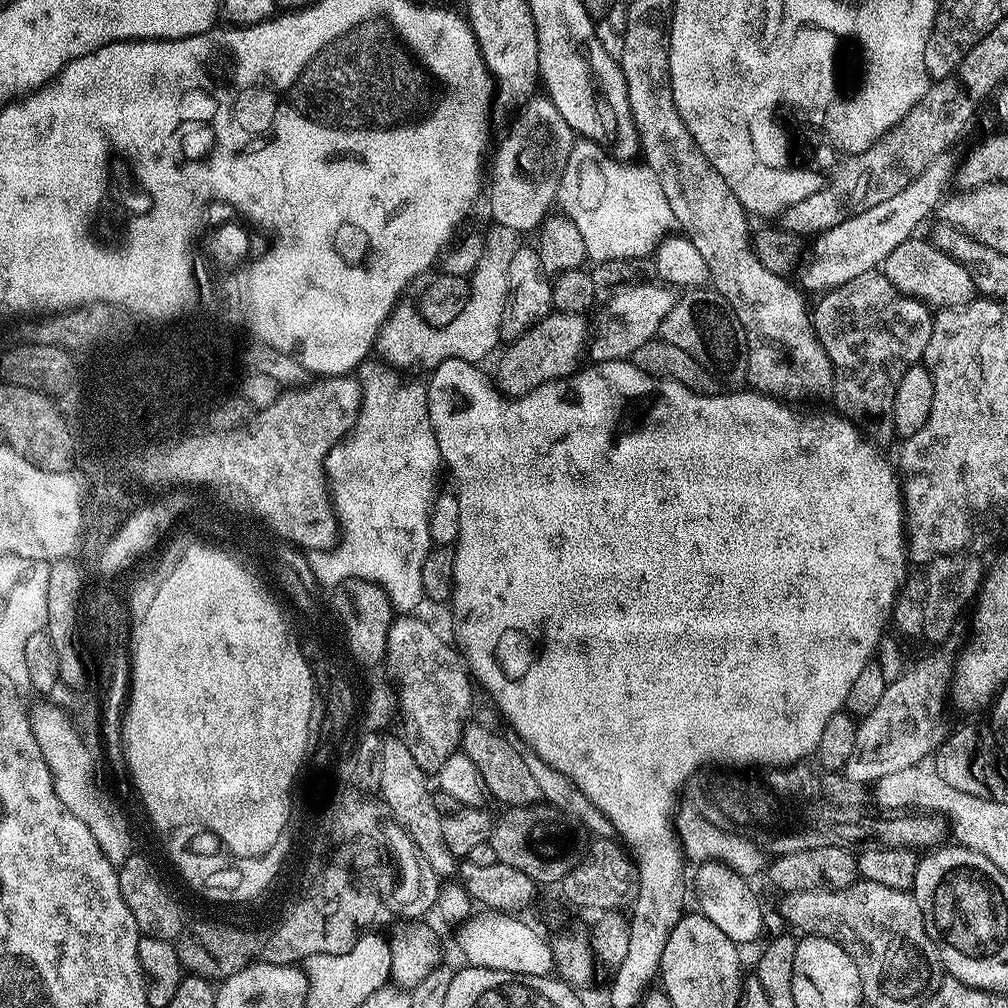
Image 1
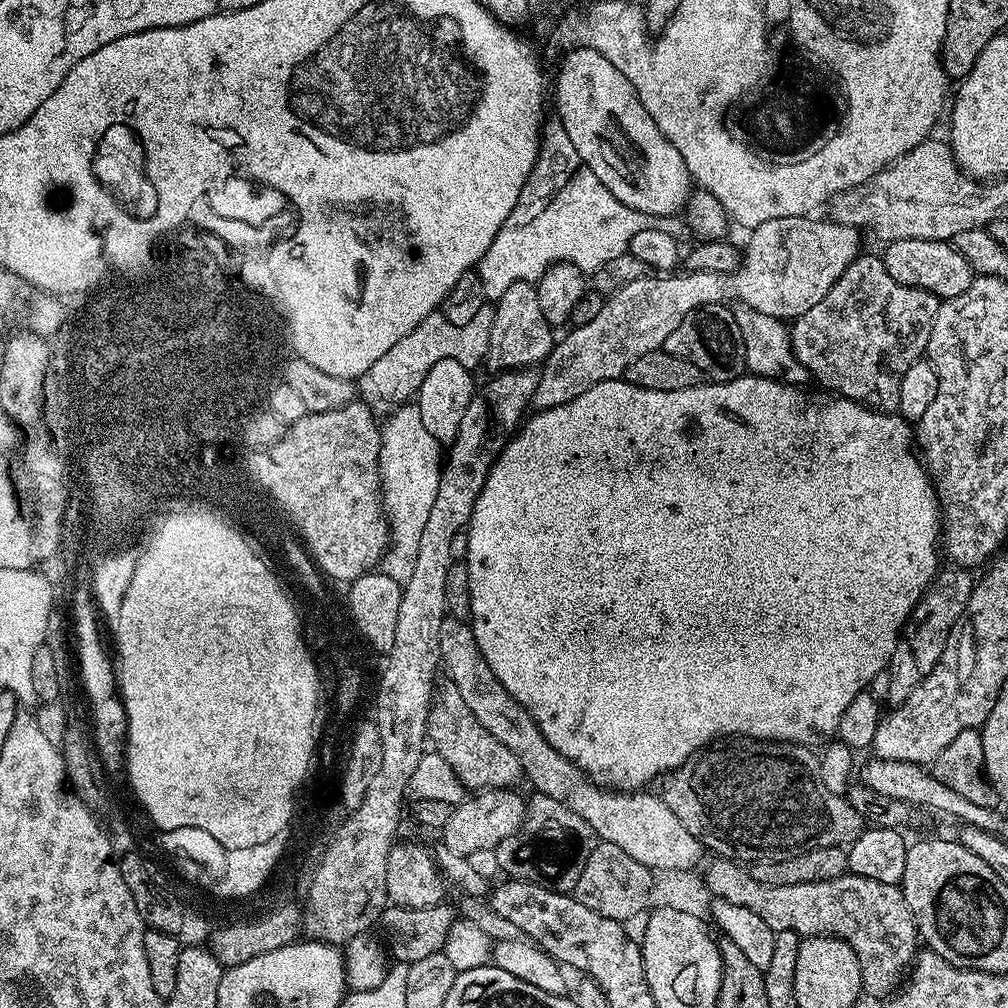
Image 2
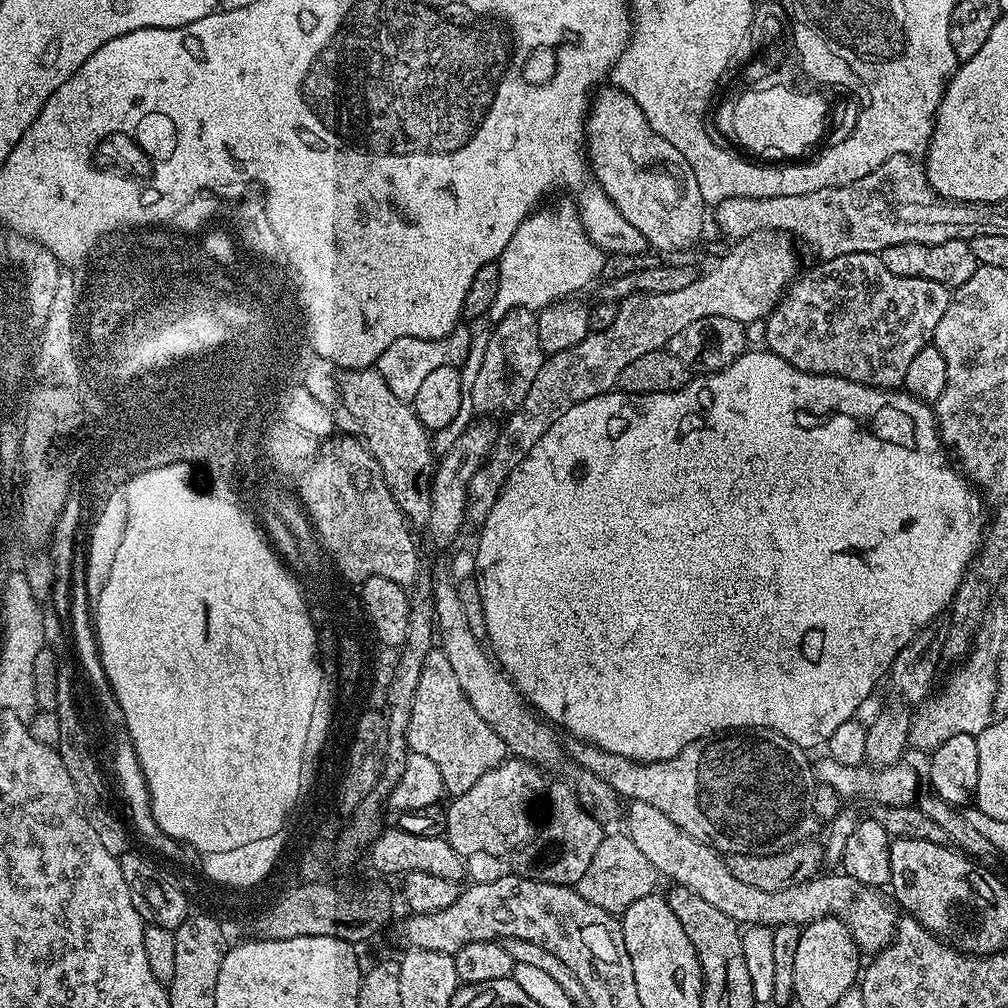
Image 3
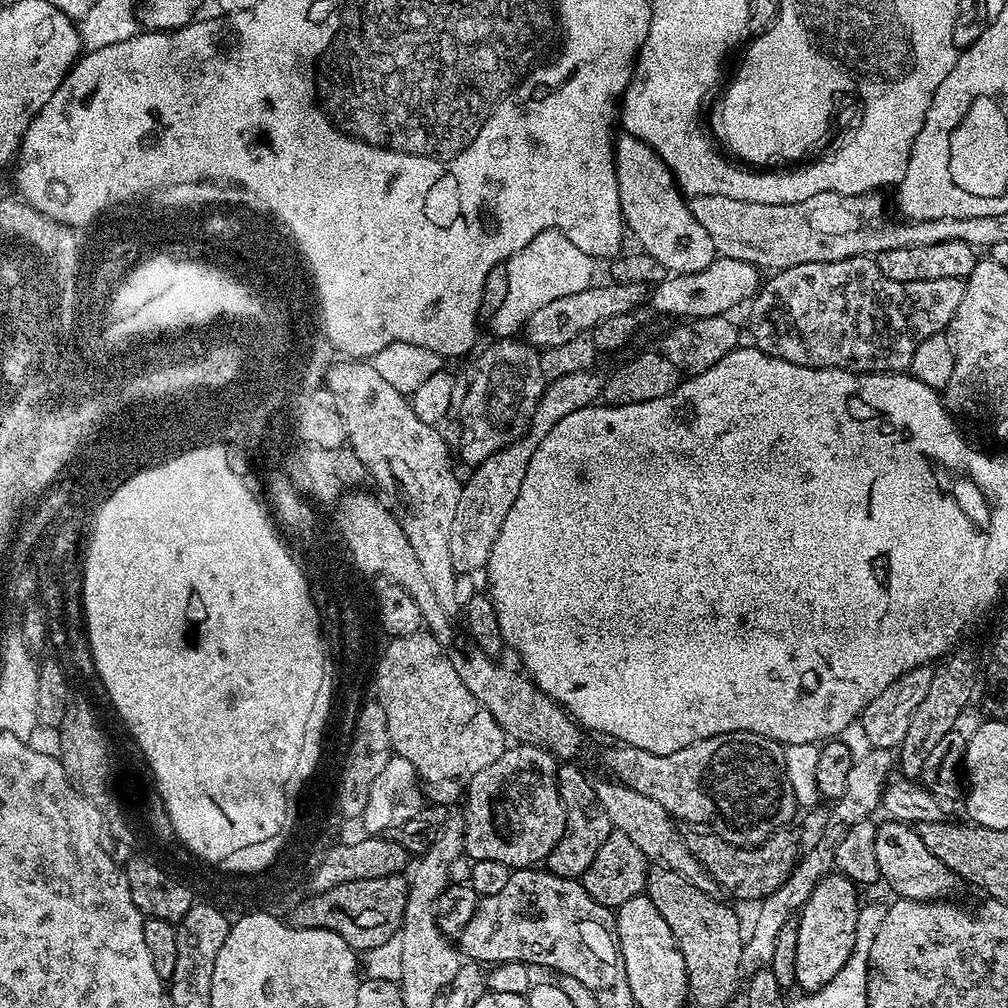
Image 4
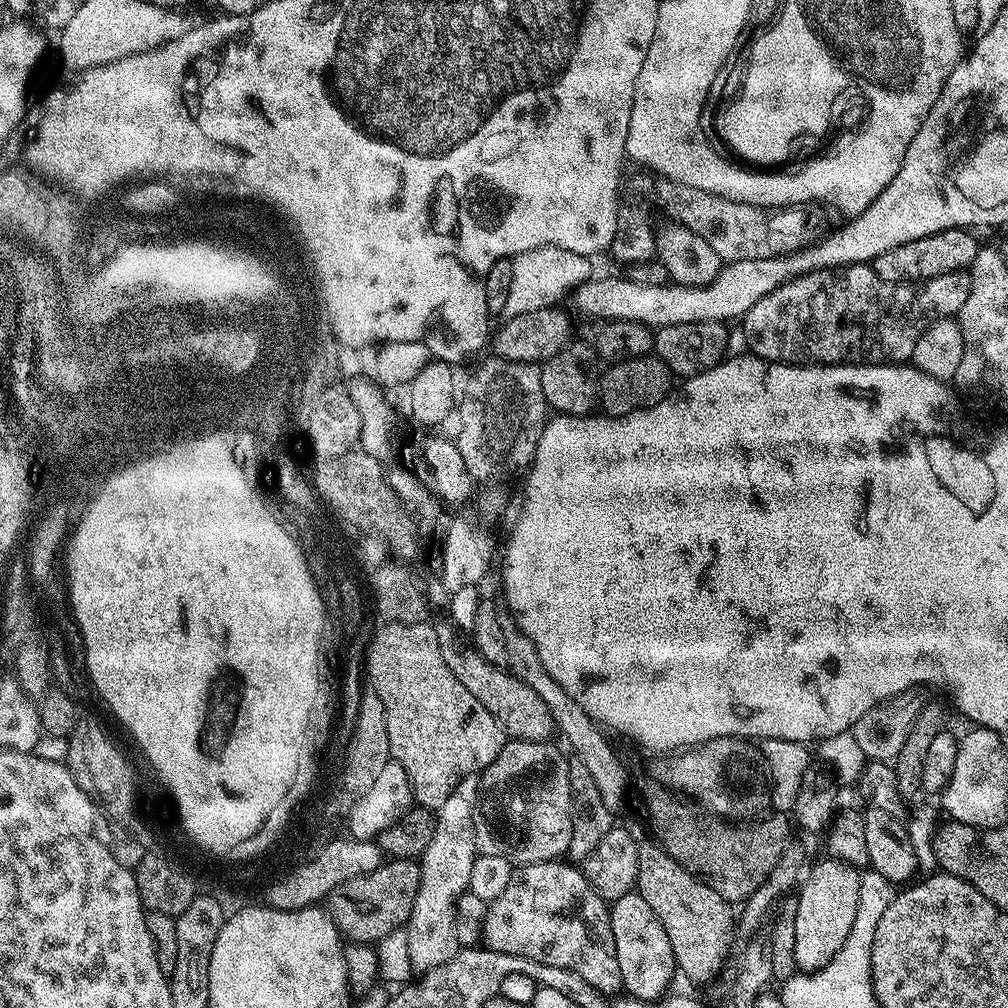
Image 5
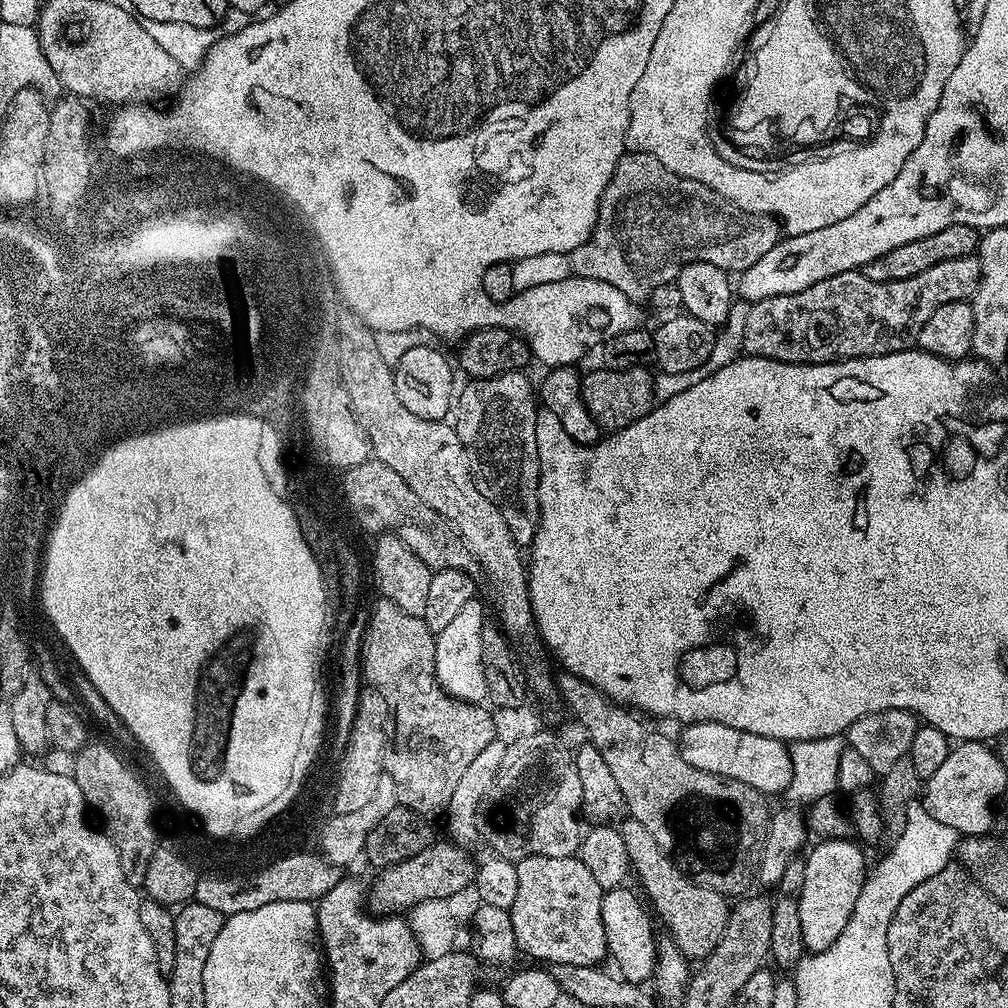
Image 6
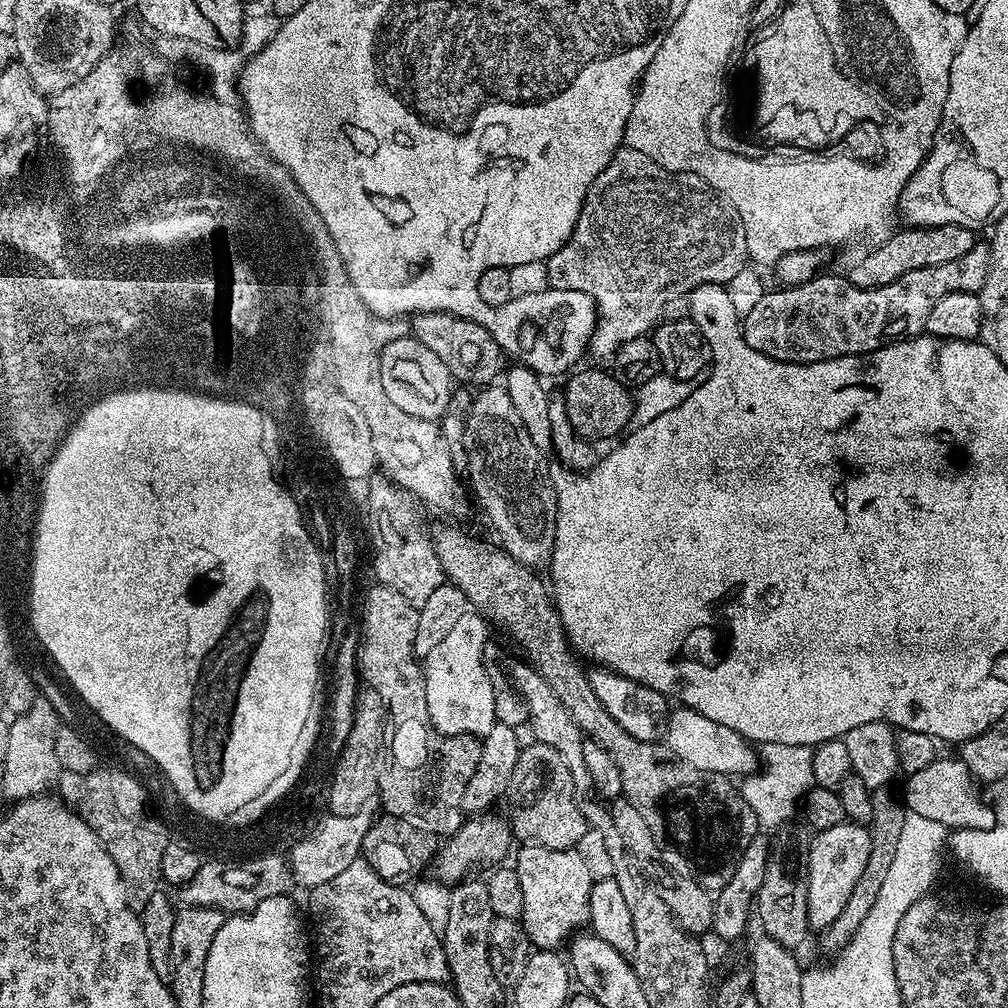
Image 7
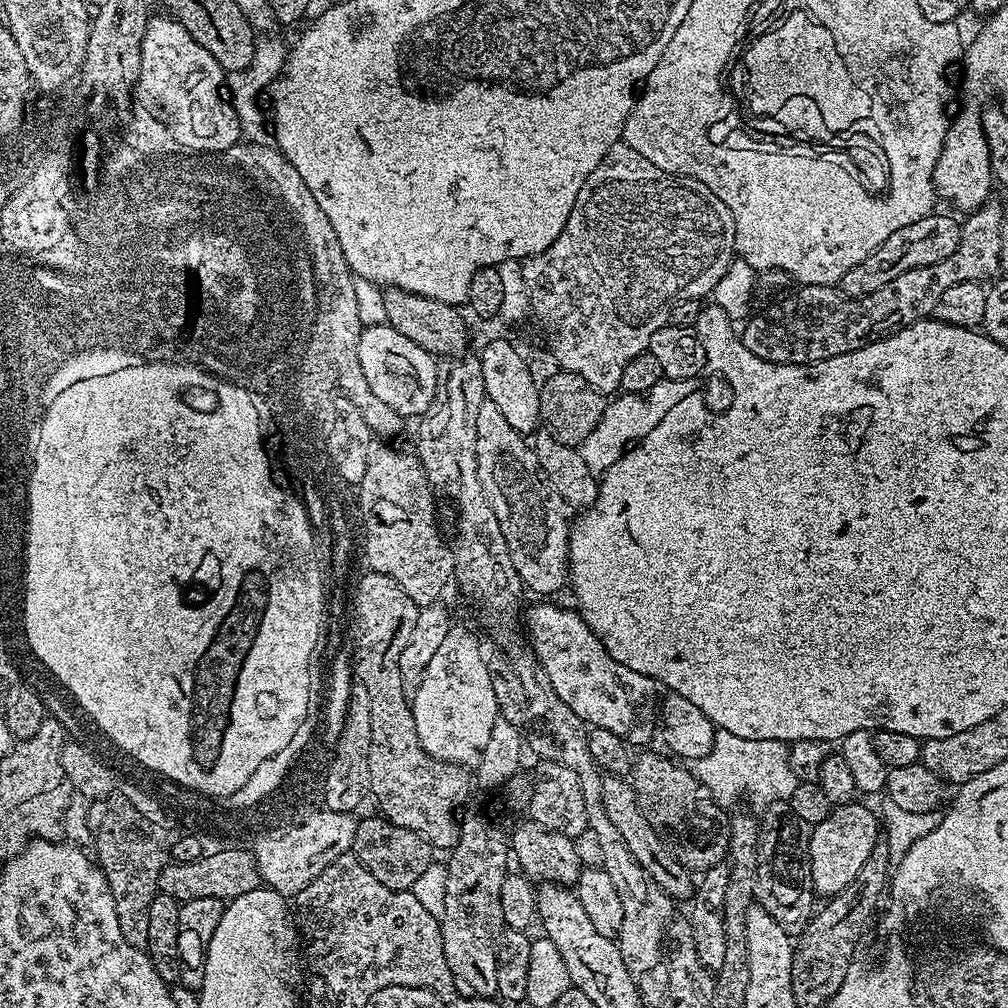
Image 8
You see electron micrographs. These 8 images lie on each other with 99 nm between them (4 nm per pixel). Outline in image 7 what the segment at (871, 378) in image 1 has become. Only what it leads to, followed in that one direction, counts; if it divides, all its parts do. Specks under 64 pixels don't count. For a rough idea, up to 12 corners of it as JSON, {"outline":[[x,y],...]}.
{"outline":[[990,250],[877,288],[817,274],[765,291],[746,346],[787,364],[921,335],[930,306],[979,294]]}

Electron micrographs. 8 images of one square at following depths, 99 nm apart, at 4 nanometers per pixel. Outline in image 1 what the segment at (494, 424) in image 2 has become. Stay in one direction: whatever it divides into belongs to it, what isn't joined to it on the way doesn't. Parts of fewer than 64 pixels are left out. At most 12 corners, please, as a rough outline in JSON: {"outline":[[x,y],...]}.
{"outline":[[553,311],[499,353],[494,375],[519,398],[572,375],[590,336]]}

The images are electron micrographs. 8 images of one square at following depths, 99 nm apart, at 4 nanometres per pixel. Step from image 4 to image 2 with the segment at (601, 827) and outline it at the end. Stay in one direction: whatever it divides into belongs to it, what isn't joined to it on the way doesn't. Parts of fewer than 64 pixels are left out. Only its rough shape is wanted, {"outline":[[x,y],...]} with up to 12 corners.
{"outline":[[536,792],[496,857],[505,877],[571,893],[596,843]]}

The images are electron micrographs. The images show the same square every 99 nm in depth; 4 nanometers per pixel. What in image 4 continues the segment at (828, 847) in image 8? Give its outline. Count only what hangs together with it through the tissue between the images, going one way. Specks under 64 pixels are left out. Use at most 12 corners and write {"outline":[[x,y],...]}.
{"outline":[[839,874],[798,912],[795,987],[816,992],[852,957],[862,900]]}

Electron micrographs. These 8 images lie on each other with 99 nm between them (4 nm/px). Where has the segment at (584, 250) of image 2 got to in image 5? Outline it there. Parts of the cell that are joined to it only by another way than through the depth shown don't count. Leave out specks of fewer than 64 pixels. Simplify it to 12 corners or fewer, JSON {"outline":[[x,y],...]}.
{"outline":[[554,246],[511,257],[503,315],[551,307],[587,285],[581,253]]}

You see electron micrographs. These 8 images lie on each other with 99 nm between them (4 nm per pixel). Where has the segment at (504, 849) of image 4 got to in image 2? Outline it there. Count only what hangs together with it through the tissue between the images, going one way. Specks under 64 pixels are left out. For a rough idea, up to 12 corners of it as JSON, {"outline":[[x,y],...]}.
{"outline":[[490,788],[453,807],[443,847],[496,849],[524,820],[525,797]]}

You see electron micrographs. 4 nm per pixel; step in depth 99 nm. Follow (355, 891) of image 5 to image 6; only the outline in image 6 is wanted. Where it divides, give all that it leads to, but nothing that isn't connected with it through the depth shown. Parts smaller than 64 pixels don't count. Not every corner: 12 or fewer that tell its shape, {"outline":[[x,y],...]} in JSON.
{"outline":[[455,842],[383,869],[366,892],[376,916],[471,889],[477,861]]}

